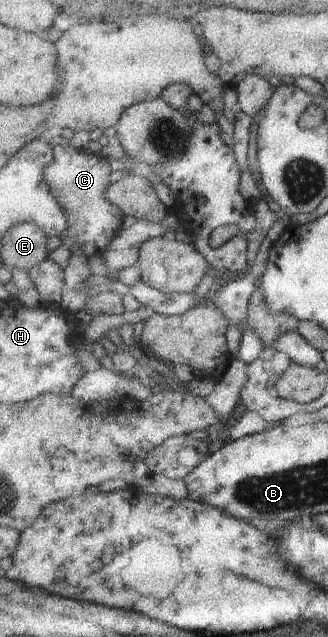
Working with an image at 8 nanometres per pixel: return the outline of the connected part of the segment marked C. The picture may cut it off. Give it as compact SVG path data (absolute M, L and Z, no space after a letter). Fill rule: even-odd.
M58 136L50 140L54 147L54 163L46 167L46 183L50 191L63 207L69 210L69 228L60 236L61 246L68 247L70 252L80 249L84 255L104 256L110 243L119 235L124 214L118 205L113 205L107 199L110 183L111 163L103 156L91 151L80 152L68 139Z

